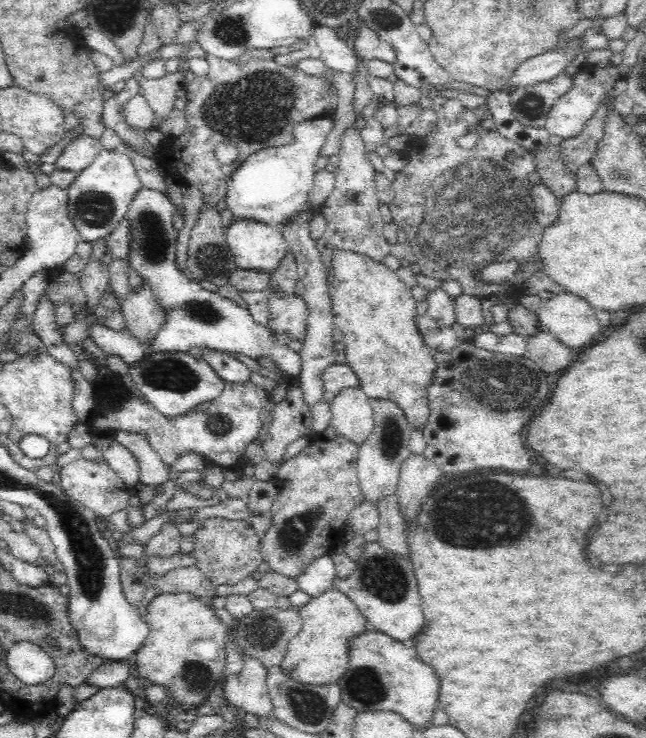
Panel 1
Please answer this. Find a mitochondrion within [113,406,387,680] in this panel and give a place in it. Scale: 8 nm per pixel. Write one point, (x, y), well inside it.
(292, 536)

